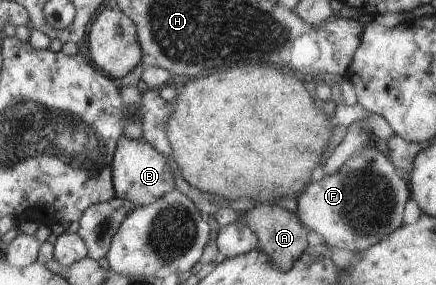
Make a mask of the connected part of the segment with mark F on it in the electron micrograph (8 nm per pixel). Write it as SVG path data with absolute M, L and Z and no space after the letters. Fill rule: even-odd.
M369 143L355 156L347 161L331 175L319 176L304 187L305 190L297 195L297 217L310 231L315 231L323 237L323 241L331 248L348 249L352 252L362 252L368 247L379 243L392 231L403 224L403 209L410 199L411 192L403 178L397 174L395 165L379 149Z

